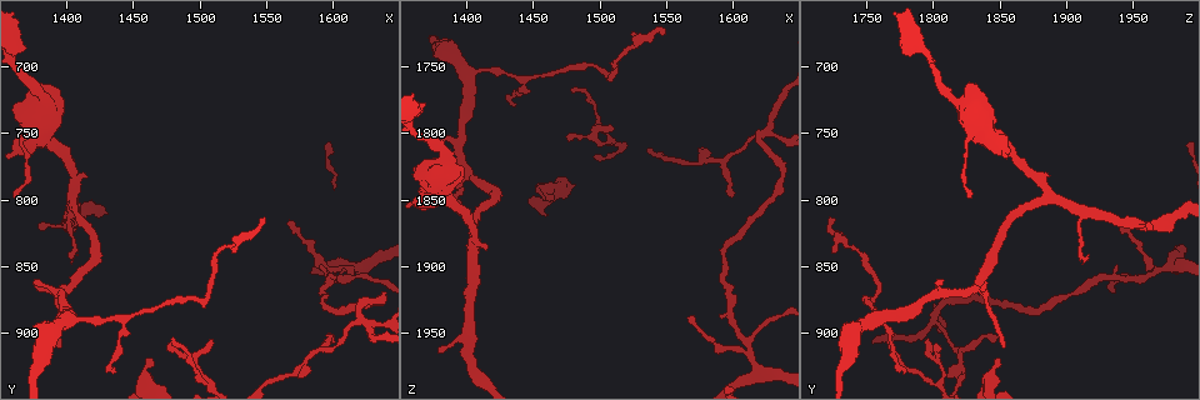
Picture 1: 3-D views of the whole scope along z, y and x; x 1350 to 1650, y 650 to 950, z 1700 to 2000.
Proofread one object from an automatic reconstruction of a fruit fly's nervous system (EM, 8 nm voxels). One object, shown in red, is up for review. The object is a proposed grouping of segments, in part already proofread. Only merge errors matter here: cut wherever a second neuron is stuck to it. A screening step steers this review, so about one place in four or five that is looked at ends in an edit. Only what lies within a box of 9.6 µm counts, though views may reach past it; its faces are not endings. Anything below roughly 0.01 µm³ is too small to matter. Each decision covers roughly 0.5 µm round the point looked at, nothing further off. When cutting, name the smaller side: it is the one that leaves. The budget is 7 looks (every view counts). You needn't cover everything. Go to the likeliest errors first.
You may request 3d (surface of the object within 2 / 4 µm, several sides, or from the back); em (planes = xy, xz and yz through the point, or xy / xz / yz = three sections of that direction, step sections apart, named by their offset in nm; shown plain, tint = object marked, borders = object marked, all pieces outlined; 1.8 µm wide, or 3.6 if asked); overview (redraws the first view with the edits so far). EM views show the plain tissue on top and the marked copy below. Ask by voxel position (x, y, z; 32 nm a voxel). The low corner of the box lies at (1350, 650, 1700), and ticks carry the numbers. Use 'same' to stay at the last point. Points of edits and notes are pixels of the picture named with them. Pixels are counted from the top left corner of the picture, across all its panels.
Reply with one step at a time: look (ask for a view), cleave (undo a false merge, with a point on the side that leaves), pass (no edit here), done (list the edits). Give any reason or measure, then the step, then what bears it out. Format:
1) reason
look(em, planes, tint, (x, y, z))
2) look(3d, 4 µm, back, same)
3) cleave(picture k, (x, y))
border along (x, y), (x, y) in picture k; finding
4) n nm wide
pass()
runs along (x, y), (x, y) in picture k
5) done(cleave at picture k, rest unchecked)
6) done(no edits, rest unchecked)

four arms meet
look(em, planes, tint, (1610, 858, 1956))

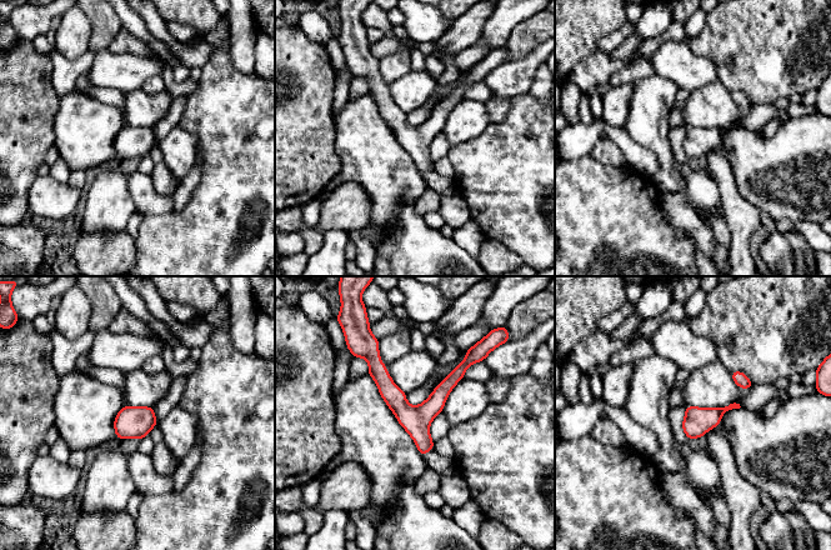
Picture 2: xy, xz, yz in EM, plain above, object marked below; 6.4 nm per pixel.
pass()
all the same neuron

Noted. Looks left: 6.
thick turns thin
look(3d, 2 µm, (1458, 936, 1842))

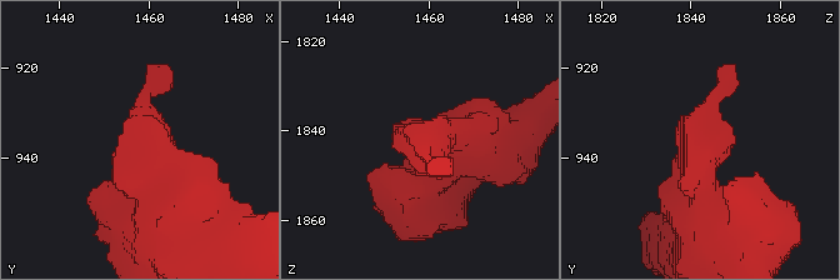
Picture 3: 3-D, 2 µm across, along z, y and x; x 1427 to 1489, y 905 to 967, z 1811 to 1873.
look(em, xy, step 4, tint, (1460, 936, 1844))

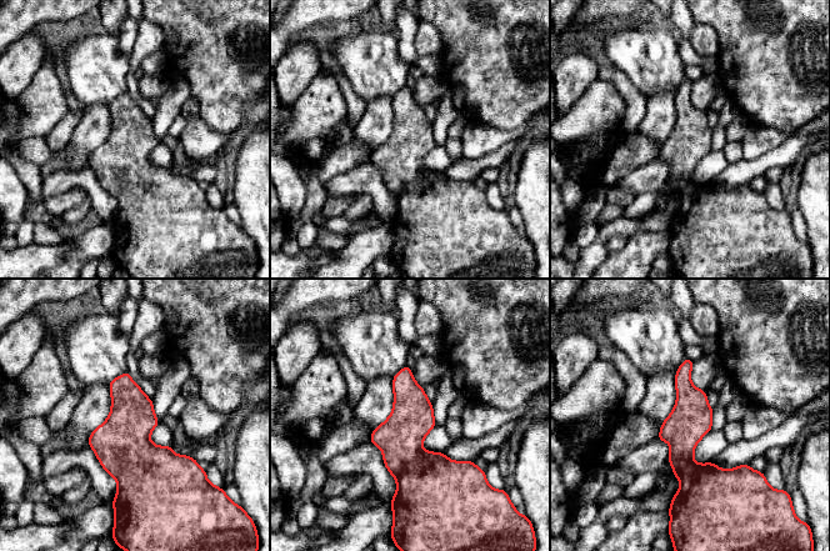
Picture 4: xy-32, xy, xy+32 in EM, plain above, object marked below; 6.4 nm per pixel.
look(em, planes, tint, same)

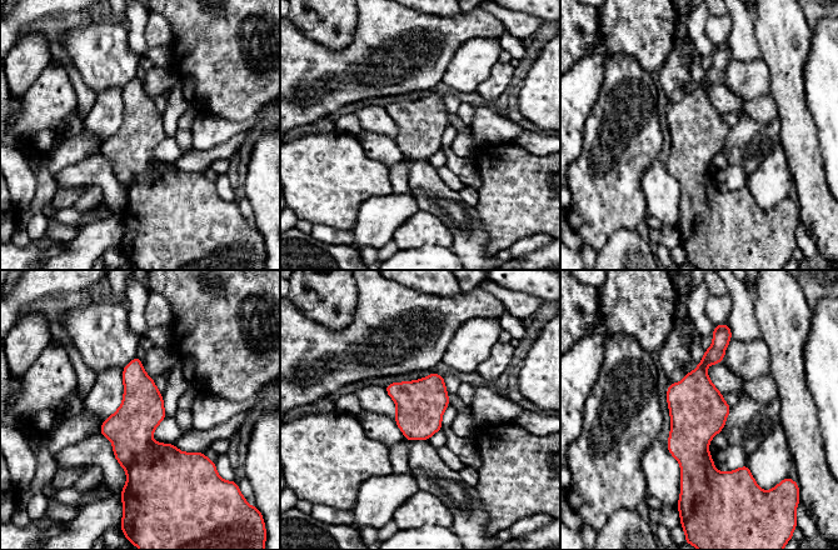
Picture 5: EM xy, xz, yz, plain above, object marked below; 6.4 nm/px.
300 nm wide
pass()
runs along (719, 338), (696, 386), (694, 485) in picture 5; all the same neuron

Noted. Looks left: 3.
four arms meet
look(em, planes, tint, (1618, 890, 1802))

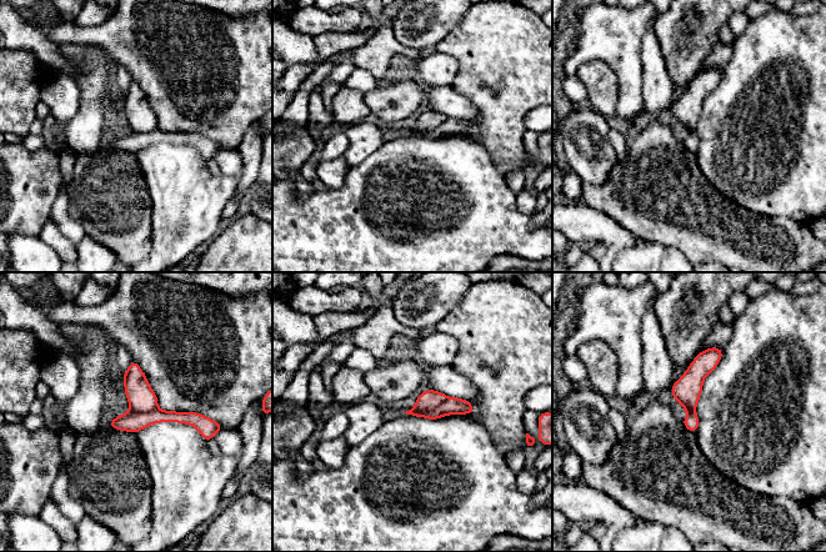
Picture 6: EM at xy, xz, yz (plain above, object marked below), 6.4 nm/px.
cleave(picture 6, (451, 406))
the part that leaves runs along (114, 422), (180, 416), (206, 426) in picture 6; a second neuron is stuck on

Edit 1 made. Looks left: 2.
done(cleave at picture 6, rest unchecked)

